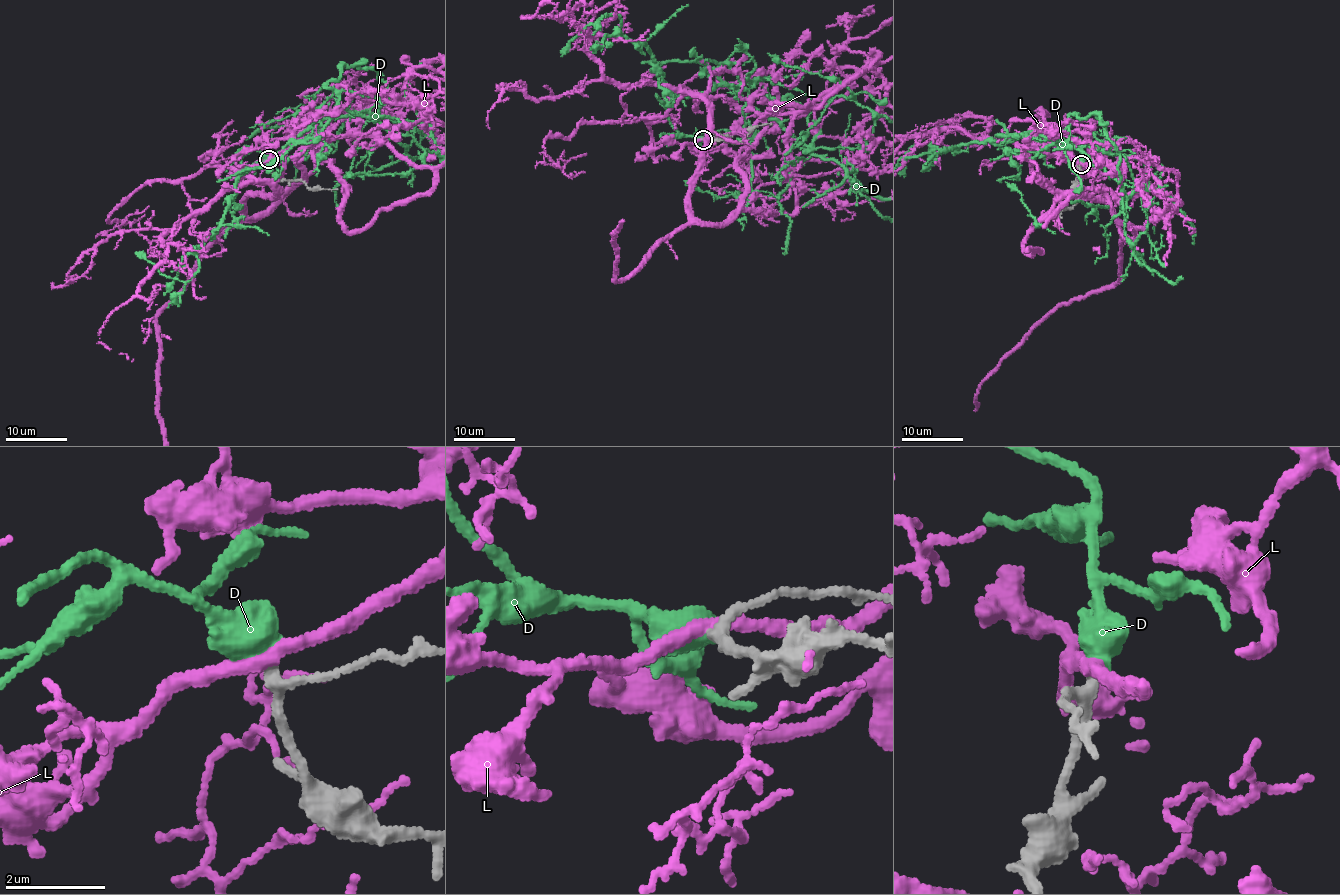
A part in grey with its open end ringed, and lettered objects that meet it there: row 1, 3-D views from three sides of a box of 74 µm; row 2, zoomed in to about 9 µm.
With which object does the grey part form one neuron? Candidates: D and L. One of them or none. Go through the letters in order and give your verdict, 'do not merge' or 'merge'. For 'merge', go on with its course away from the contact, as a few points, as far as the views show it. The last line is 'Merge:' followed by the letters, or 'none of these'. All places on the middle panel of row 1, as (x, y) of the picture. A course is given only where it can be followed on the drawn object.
D: merge
L: do not merge
Merge: D

